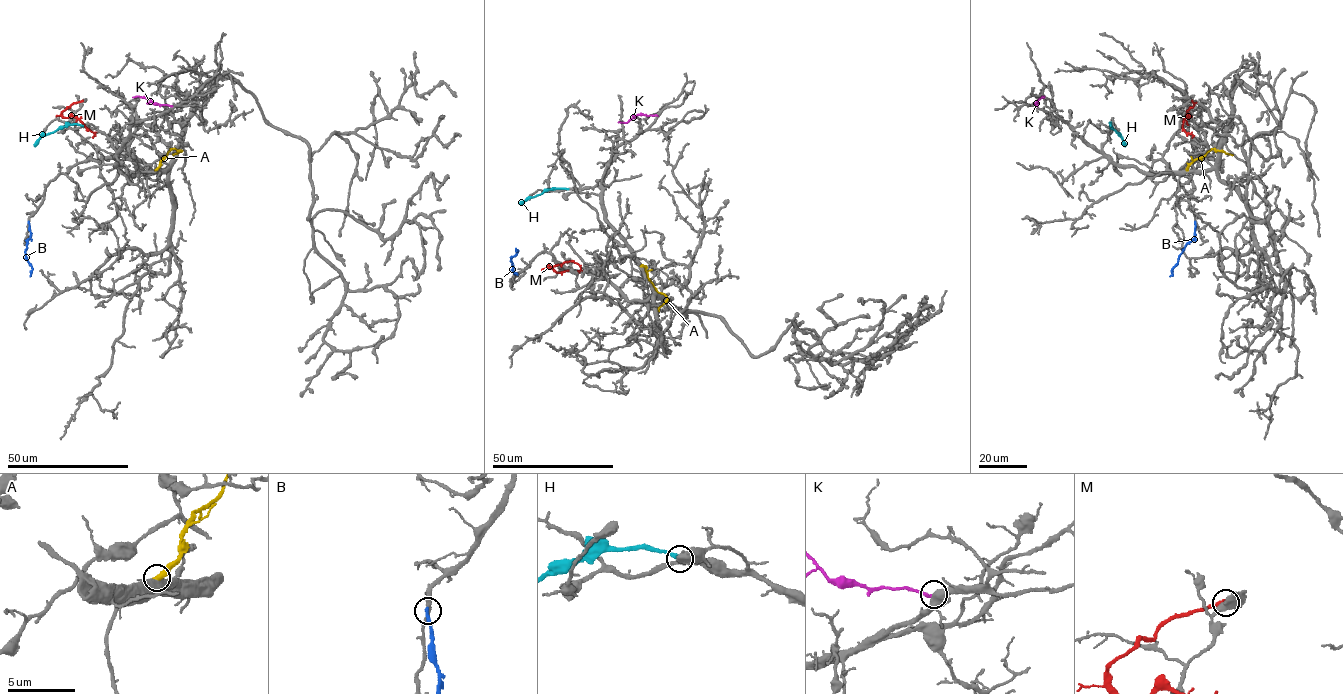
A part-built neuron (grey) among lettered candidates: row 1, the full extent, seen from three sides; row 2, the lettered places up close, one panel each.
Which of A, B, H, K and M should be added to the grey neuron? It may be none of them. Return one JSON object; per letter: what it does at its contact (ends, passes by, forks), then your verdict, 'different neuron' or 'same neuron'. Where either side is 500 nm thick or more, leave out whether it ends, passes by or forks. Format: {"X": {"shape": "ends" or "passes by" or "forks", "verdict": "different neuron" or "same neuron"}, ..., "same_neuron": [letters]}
{"A": {"verdict": "different neuron"}, "B": {"shape": "ends", "verdict": "same neuron"}, "H": {"shape": "ends", "verdict": "different neuron"}, "K": {"shape": "ends", "verdict": "different neuron"}, "M": {"verdict": "different neuron"}, "same_neuron": ["B"]}

